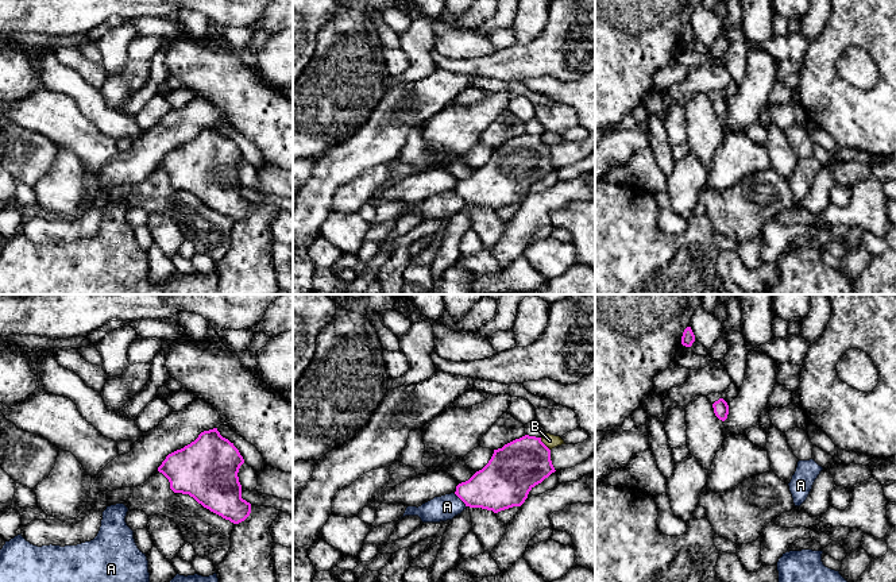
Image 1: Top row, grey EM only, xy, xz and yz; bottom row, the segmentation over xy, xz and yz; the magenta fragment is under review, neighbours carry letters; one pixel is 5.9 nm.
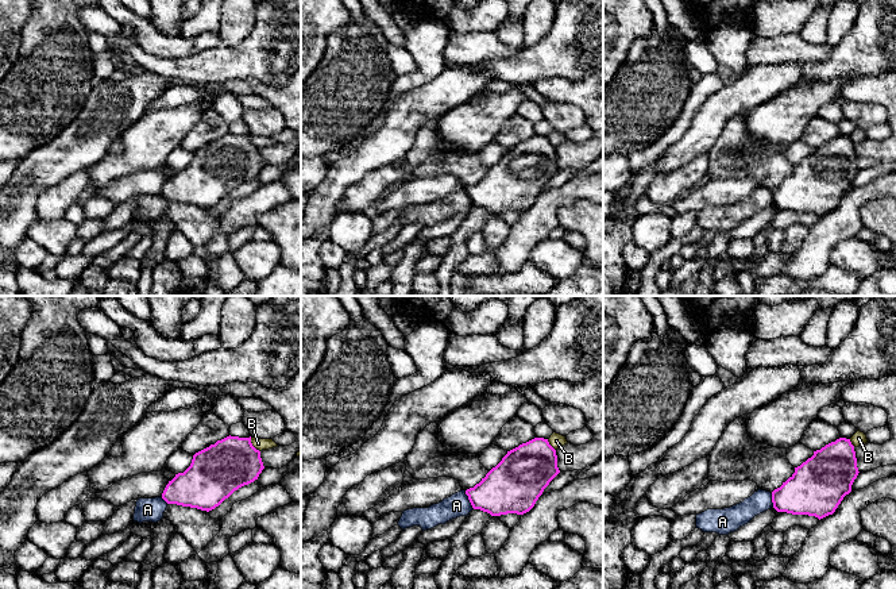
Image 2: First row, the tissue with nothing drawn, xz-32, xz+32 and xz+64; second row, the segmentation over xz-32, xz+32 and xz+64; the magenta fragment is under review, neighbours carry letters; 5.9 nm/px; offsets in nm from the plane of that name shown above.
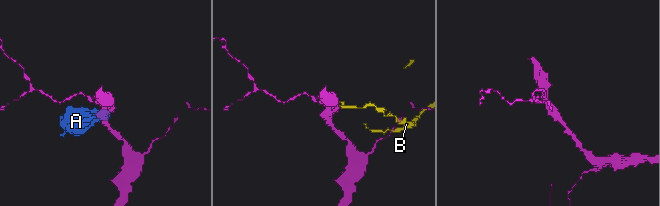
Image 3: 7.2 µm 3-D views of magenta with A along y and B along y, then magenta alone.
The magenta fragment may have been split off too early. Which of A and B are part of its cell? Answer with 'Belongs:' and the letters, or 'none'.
Belongs: none

